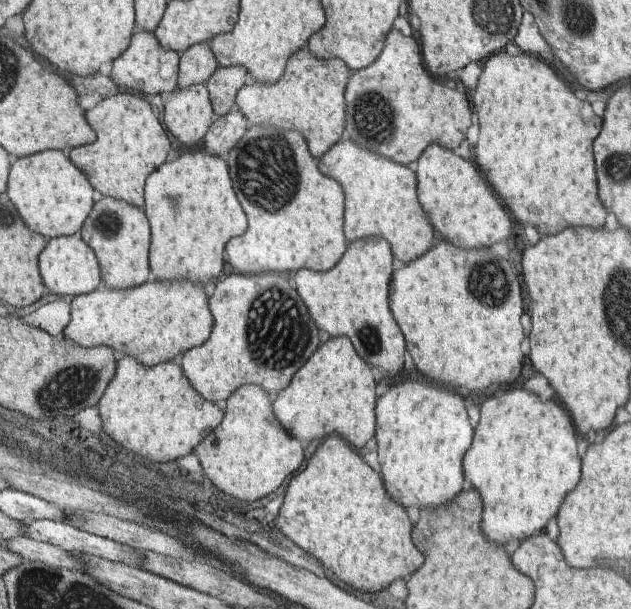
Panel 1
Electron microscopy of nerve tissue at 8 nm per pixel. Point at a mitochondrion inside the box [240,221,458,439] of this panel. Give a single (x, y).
(274, 317)

